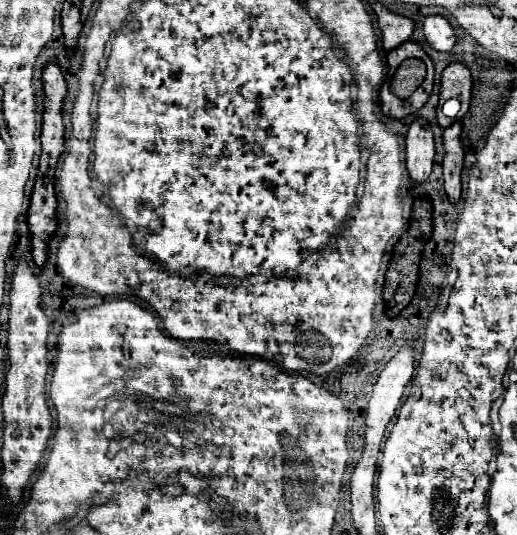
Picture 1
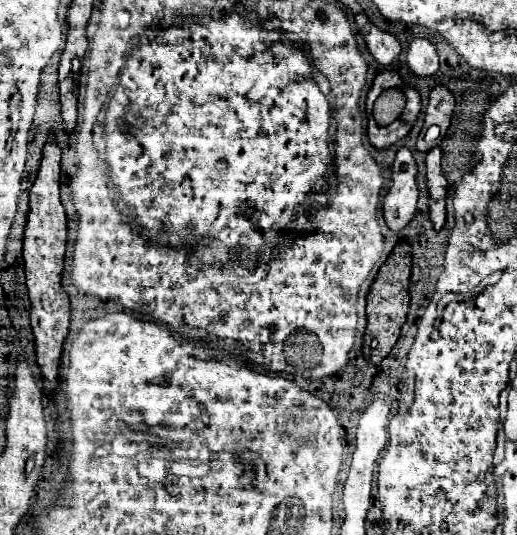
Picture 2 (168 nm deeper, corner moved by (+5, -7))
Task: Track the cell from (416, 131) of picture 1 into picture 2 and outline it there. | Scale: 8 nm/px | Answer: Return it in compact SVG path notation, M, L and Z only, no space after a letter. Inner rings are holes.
M399 148L393 162L393 184L383 202L385 222L393 232L399 232L415 214L417 190L417 164L409 148Z

